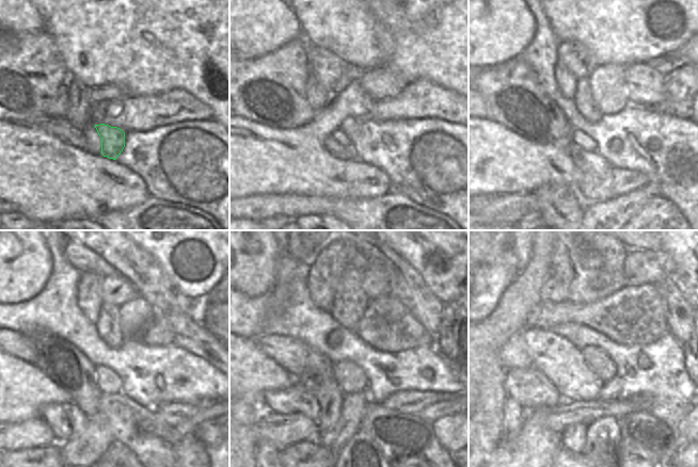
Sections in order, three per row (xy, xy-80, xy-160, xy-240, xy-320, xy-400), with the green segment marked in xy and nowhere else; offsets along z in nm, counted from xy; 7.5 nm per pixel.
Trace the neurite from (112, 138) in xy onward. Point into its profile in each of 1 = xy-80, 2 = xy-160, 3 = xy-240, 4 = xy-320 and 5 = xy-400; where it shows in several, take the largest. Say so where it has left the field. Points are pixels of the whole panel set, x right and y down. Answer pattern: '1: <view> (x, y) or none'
1: xy-80 (350, 126)
2: xy-160 (584, 101)
3: xy-240 (108, 324)
4: xy-320 (350, 301)
5: xy-400 (589, 261)

